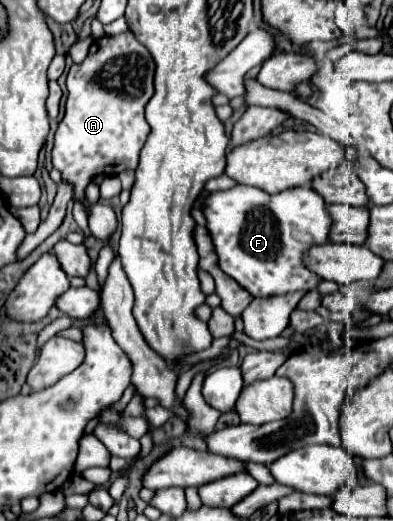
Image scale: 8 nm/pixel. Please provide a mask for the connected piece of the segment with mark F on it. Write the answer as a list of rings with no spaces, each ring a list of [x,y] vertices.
[[[236,185],[228,191],[210,193],[206,199],[204,215],[214,249],[218,253],[220,269],[240,287],[244,287],[252,297],[276,297],[294,291],[312,291],[322,281],[314,271],[308,271],[308,267],[304,267],[304,255],[310,247],[324,245],[328,241],[332,215],[328,215],[328,205],[324,203],[324,197],[316,195],[316,191],[312,191],[310,187],[296,187],[290,191],[268,195],[258,187]]]

